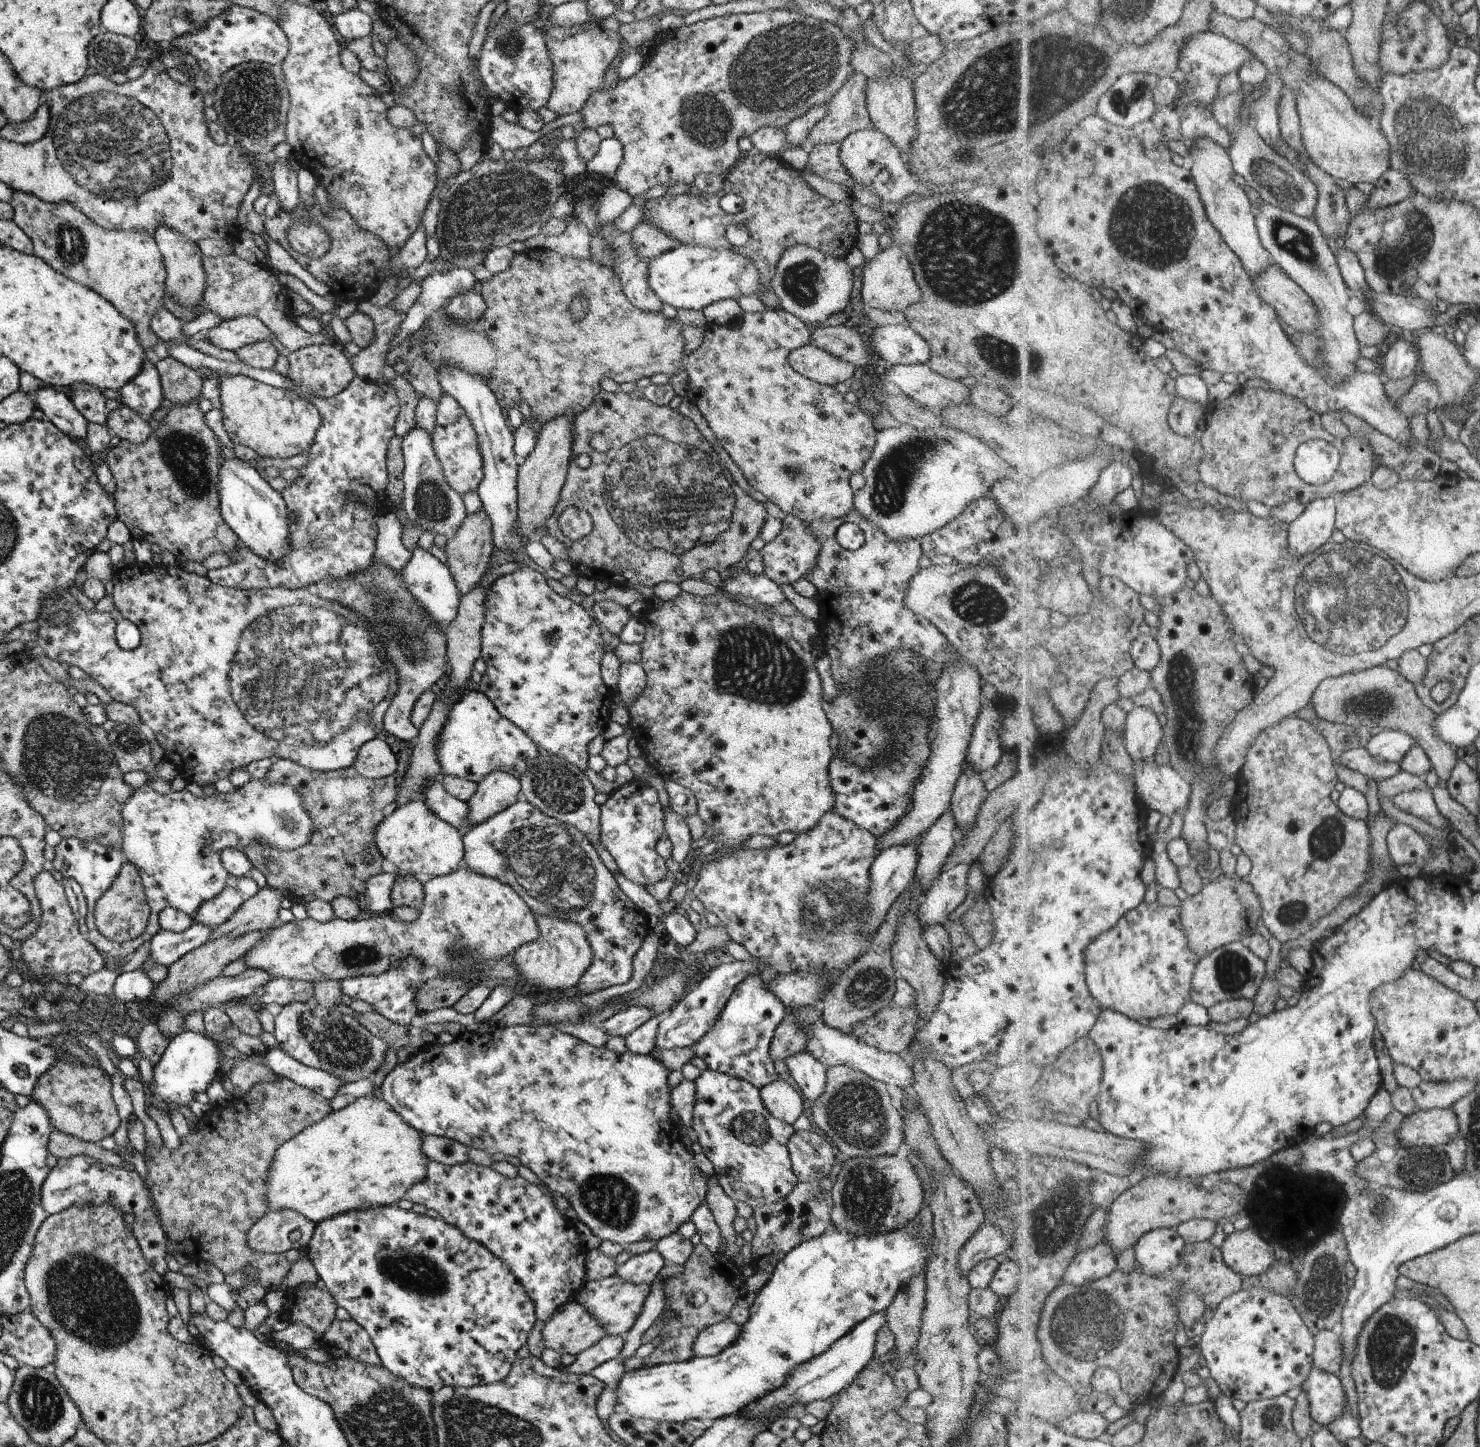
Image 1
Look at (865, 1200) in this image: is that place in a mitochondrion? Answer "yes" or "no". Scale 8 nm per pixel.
yes

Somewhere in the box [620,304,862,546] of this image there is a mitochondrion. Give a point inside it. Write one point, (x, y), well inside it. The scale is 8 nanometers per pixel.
(796, 471)

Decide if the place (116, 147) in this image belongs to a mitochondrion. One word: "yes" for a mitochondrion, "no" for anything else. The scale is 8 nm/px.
yes

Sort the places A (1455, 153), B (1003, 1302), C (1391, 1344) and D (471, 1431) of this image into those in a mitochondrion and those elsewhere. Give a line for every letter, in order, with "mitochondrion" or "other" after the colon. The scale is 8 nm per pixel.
A: mitochondrion
B: other
C: mitochondrion
D: mitochondrion

